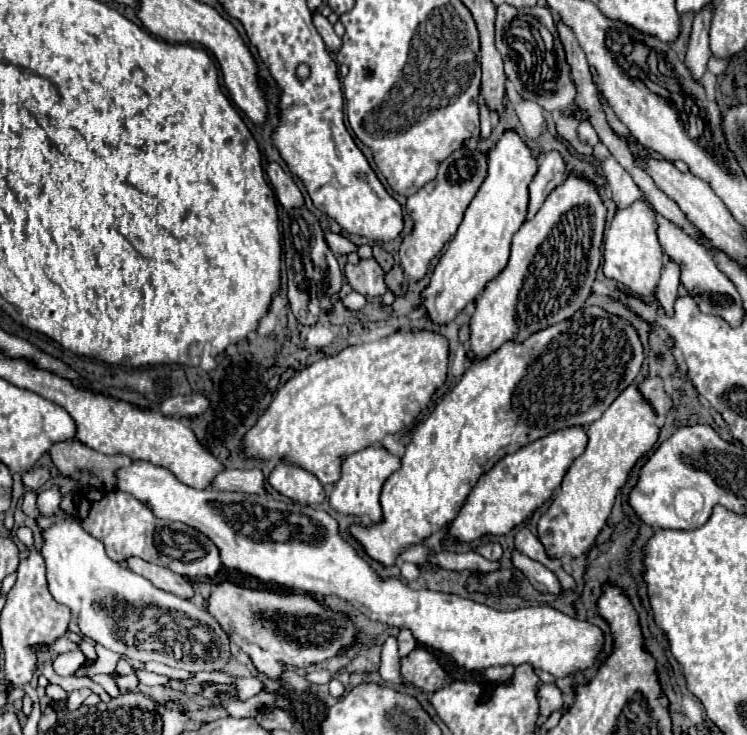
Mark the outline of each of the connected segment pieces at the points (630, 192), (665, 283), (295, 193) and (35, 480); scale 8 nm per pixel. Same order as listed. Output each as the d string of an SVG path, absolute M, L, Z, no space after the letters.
M600 142L594 146L594 158L600 164L600 170L612 190L612 200L618 210L632 206L634 202L648 202L646 194L636 186L634 178L618 164L618 160L612 156L612 152Z
M668 262L662 270L660 282L658 282L658 290L656 290L656 300L660 302L662 310L672 316L674 314L674 302L678 298L678 286L680 286L680 268L676 268L676 264Z
M268 162L266 174L268 174L270 184L274 186L274 194L276 194L278 202L280 202L284 208L294 208L294 206L304 204L302 192L298 190L298 186L296 186L296 182L292 180L292 176L288 176L276 162Z
M38 466L38 468L32 468L28 472L24 472L24 484L26 488L30 490L38 490L38 484L46 484L50 480L50 468L48 466Z

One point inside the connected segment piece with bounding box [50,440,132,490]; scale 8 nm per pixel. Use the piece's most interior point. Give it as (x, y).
(72, 458)

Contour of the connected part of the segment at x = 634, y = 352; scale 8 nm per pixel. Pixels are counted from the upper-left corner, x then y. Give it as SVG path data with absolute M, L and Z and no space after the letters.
M598 306L584 308L576 312L576 316L532 334L528 340L524 340L524 344L504 344L486 360L472 364L464 372L462 380L452 388L452 392L446 394L434 412L418 426L402 456L402 468L396 470L382 486L382 522L354 522L350 524L348 534L372 560L380 562L382 566L394 566L408 546L420 544L456 518L474 484L500 458L518 452L522 446L556 430L570 426L590 426L594 420L598 420L612 400L616 400L616 396L632 384L642 366L642 360L644 354L636 330L628 322L608 314Z

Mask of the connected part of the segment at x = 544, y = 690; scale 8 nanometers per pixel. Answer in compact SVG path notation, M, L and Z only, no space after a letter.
M542 684L538 690L538 700L540 700L540 716L548 718L552 712L562 710L562 692L554 684Z

